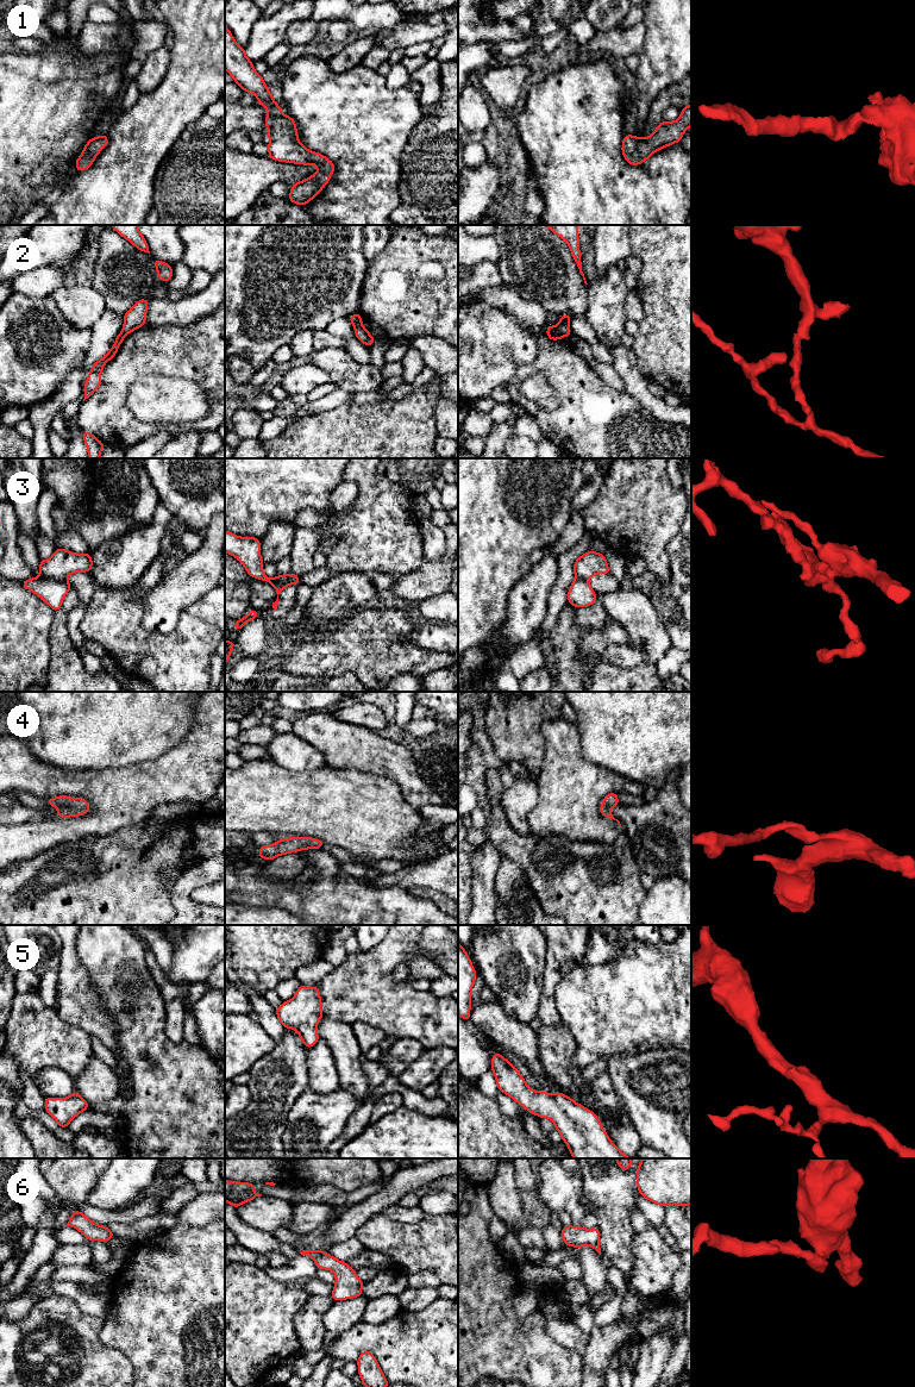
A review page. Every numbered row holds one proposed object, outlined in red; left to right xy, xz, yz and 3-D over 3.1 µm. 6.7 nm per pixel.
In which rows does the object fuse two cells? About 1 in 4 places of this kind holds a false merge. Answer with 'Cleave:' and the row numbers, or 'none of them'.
Cleave: 2, 3

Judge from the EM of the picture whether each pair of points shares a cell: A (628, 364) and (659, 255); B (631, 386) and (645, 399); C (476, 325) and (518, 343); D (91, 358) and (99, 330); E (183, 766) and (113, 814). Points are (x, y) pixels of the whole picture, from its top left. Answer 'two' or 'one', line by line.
A: two
B: one
C: one
D: one
E: one

